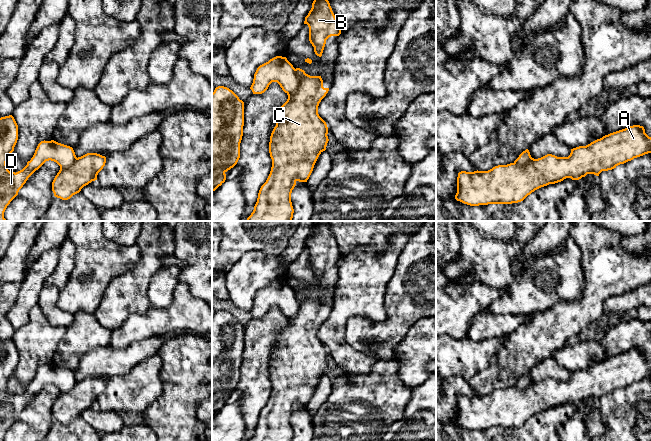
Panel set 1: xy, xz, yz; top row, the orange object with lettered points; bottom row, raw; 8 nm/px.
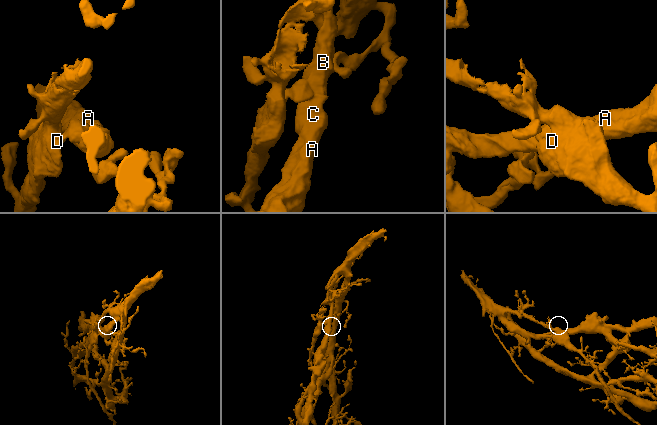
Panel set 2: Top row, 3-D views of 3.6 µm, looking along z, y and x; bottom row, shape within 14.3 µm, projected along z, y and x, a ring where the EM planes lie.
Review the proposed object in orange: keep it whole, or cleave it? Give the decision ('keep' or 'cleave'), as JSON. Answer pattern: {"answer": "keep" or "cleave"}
{"answer": "keep"}

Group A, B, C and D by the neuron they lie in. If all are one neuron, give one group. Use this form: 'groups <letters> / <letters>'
groups A B C D

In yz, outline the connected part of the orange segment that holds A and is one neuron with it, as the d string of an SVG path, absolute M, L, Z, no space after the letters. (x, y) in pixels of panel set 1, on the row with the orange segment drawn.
M640 125L629 126L586 146L573 148L568 157L547 154L534 159L526 149L513 163L498 165L488 171L459 172L455 199L470 206L518 203L541 187L561 182L566 178L579 180L587 174L599 176L602 171L612 170L620 164L648 153L651 153L651 137Z

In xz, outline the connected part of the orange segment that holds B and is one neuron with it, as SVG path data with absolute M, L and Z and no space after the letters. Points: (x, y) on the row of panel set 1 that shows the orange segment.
M314 0L304 24L309 27L309 41L319 57L322 56L326 40L341 34L341 28L328 0Z

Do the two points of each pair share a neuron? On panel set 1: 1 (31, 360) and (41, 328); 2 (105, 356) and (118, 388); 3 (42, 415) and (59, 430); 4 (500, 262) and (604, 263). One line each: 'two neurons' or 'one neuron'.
1: one neuron
2: two neurons
3: two neurons
4: two neurons

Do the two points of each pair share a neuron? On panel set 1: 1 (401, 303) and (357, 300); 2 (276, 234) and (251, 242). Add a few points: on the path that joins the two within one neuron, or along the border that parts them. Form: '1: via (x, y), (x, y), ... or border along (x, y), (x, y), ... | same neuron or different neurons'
1: border along (390, 279), (384, 297), (385, 318), (382, 321) | different neurons
2: via (270, 234), (259, 234), (257, 236) | same neuron

